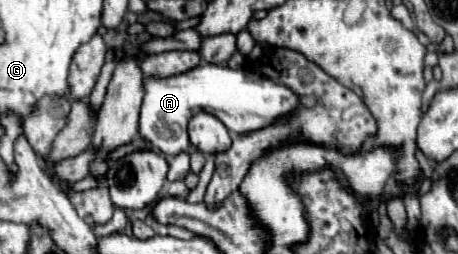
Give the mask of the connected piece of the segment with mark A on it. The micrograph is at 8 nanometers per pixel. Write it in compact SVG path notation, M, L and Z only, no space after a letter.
M203 63L189 73L181 73L177 77L147 77L145 79L145 97L141 107L141 137L157 147L165 155L177 155L189 149L187 123L199 113L207 111L219 117L229 131L239 131L239 135L247 135L259 129L265 129L277 121L289 119L301 99L289 87L275 83L269 77L263 77L249 69L231 69L227 65Z

